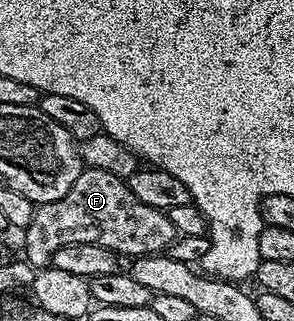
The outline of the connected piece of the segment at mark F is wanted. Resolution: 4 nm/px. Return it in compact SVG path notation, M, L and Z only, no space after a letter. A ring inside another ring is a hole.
M84 168L73 183L73 188L69 188L69 192L61 196L61 200L36 205L33 220L21 234L23 246L27 249L26 261L36 268L46 267L52 261L54 251L61 245L101 244L117 255L141 258L144 254L164 253L176 237L173 220L169 220L167 211L149 208L149 204L133 196L124 179L113 176L113 172L101 172L101 168Z

